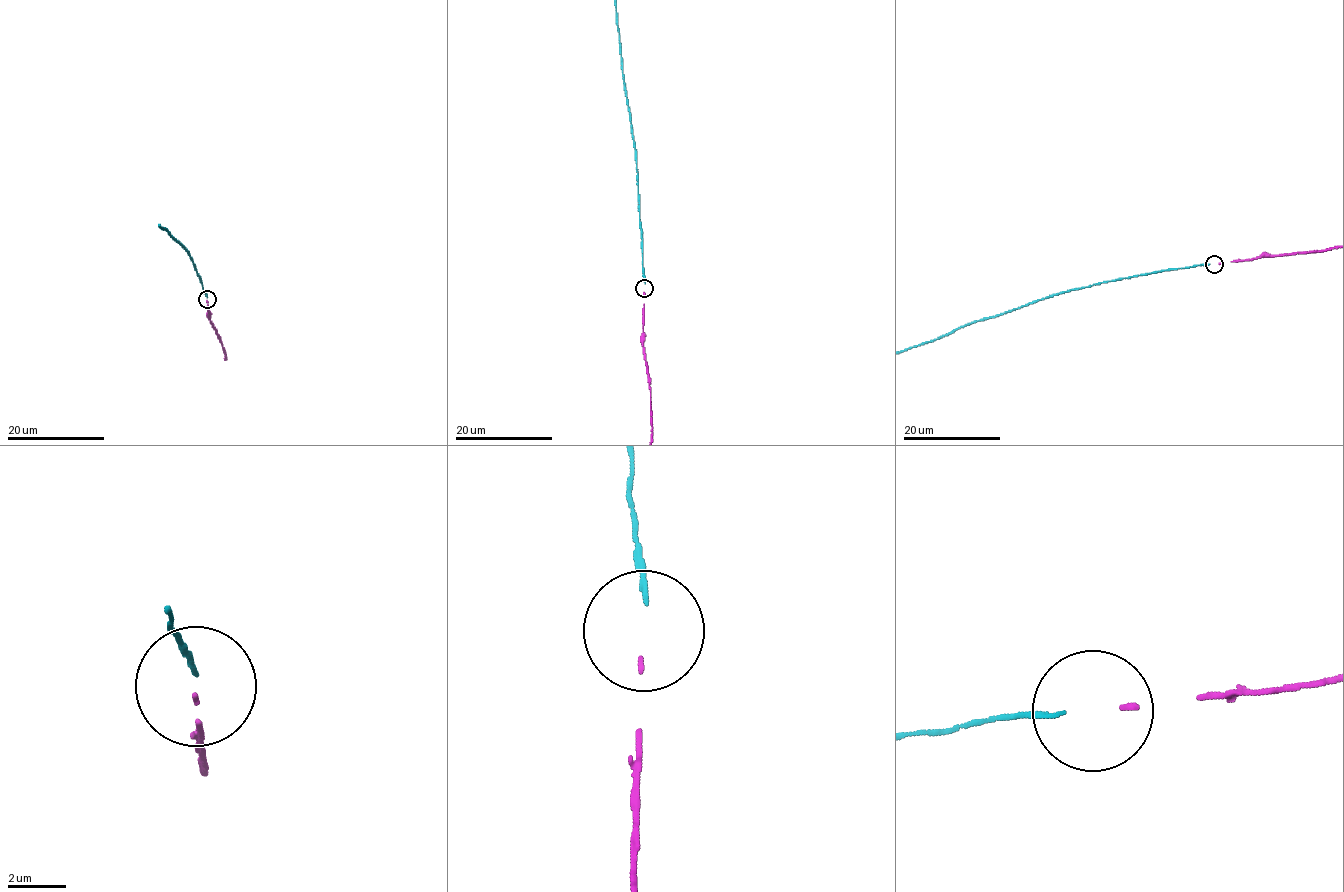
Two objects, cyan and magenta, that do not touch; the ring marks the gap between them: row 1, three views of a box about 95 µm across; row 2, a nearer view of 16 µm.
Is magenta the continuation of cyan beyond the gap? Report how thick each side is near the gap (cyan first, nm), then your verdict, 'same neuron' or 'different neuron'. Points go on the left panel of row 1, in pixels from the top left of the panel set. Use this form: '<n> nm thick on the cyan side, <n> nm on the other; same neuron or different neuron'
130 nm thick on the cyan side, 140 nm on the other; same neuron

